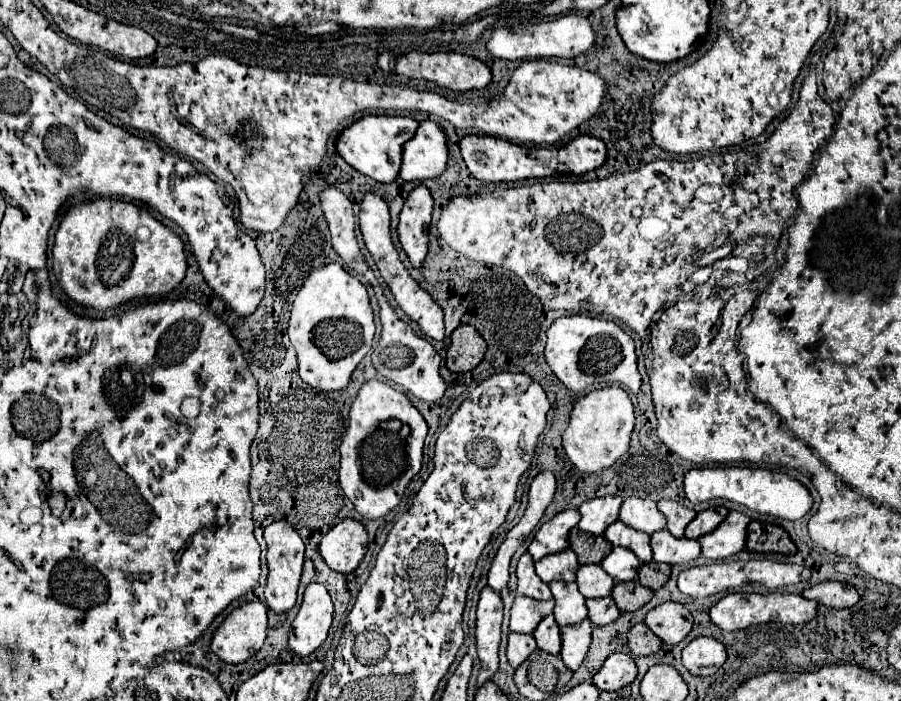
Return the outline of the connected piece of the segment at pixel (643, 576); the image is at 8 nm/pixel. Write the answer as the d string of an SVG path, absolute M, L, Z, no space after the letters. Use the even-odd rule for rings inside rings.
M658 562L642 564L638 568L638 582L650 590L658 590L670 578L670 570L672 570L670 564L658 564Z

